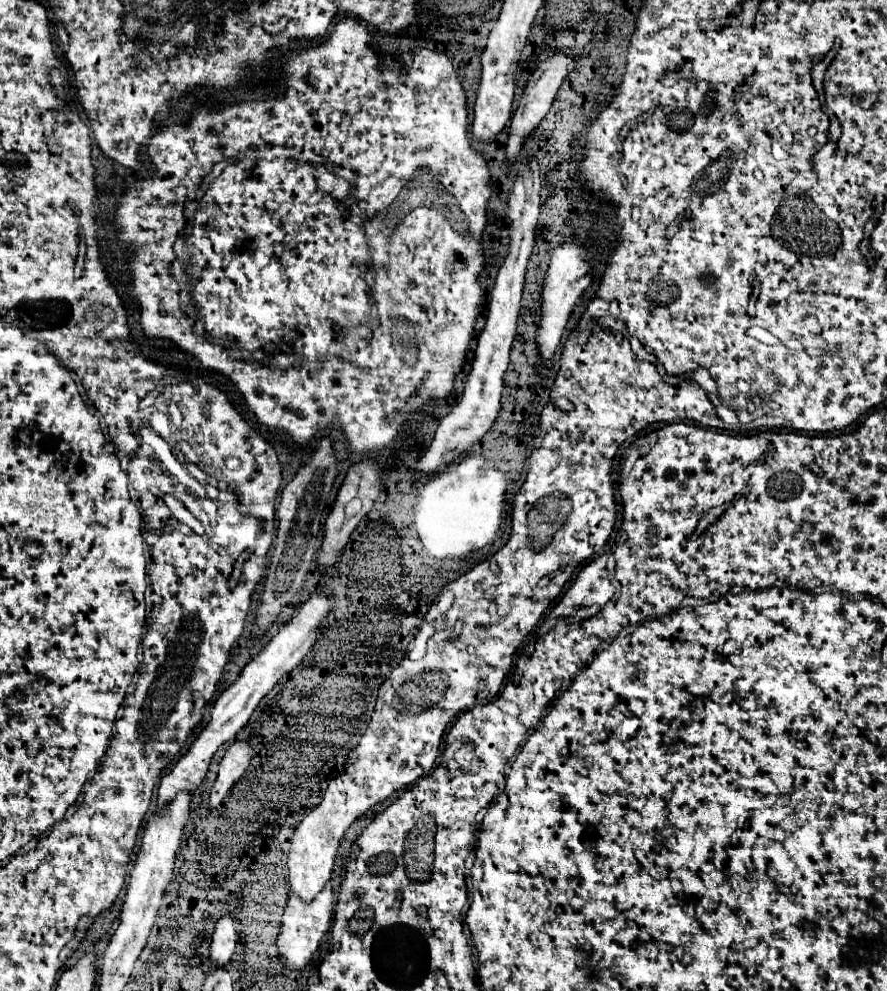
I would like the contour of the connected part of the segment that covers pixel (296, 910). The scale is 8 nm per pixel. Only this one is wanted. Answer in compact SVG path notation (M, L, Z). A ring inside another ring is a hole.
M327 883L323 887L323 891L311 903L305 903L295 893L289 895L289 903L287 903L285 913L283 913L281 933L279 933L279 939L277 939L279 957L281 957L281 961L285 961L287 967L291 967L291 969L303 969L311 961L313 953L319 949L319 943L321 943L323 935L327 933L327 929L331 925L333 905L335 905L335 899L333 899L333 887L331 887L331 883Z

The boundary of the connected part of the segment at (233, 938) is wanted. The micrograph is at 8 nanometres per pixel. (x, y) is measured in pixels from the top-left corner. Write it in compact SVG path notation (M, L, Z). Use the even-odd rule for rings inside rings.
M221 917L215 925L211 947L209 947L209 965L213 969L229 965L237 947L237 933L231 917Z

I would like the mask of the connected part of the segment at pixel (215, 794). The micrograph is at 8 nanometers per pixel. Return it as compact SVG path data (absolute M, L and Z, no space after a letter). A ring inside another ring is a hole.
M235 741L227 747L223 759L219 761L219 773L217 773L217 781L211 789L211 797L209 803L211 807L217 807L225 793L239 781L239 777L247 771L247 767L251 765L253 759L253 747L247 741Z

